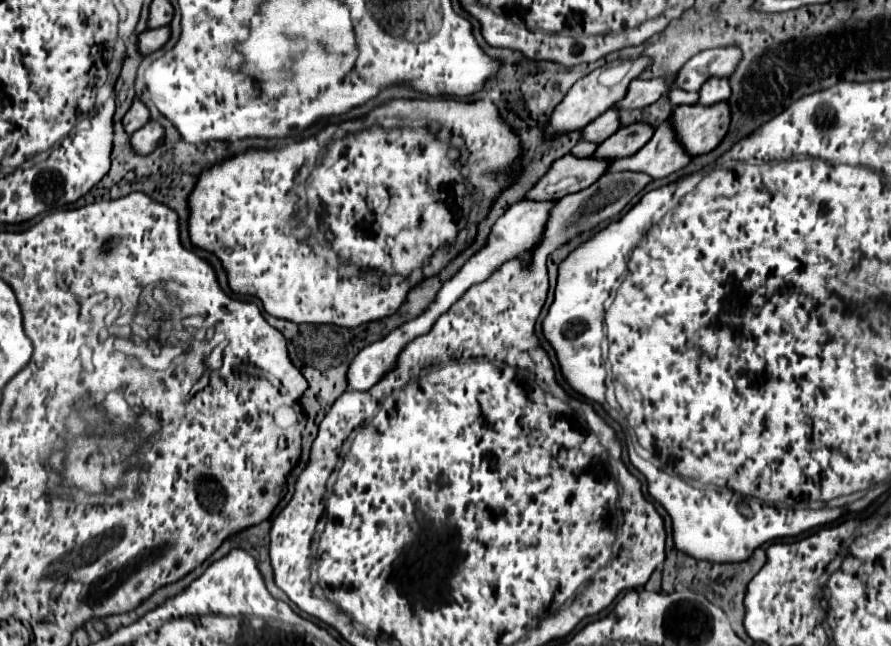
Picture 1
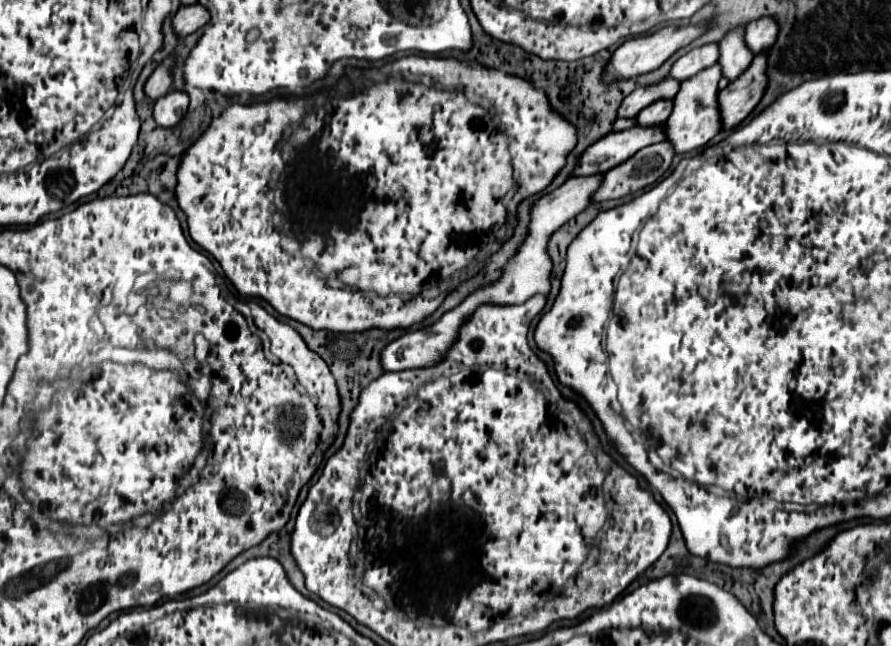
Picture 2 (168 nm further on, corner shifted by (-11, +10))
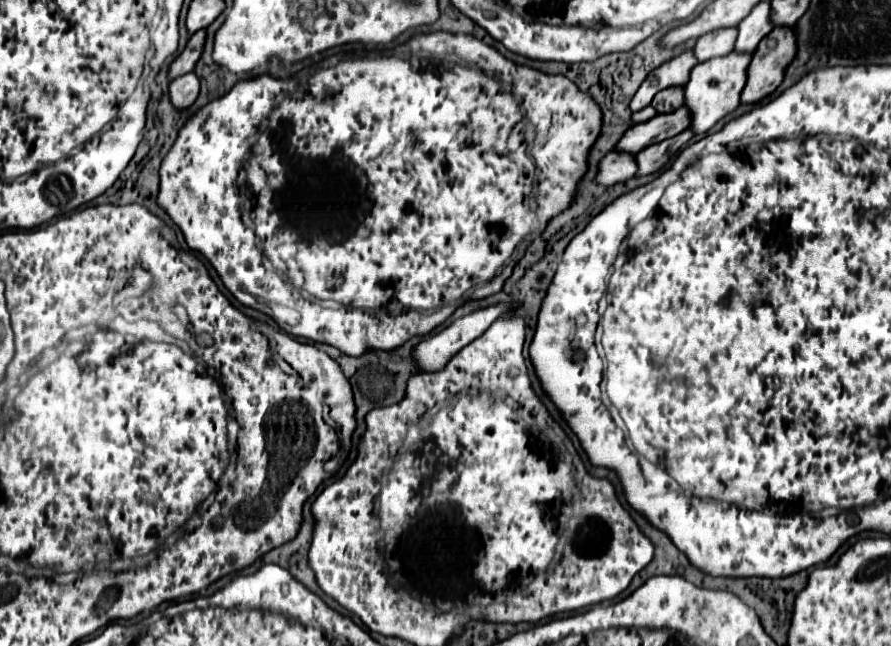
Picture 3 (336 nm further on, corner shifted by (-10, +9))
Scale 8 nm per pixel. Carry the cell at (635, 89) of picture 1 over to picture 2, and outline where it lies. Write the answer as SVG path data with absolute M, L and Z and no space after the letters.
M710 42L710 44L704 44L700 48L692 48L688 54L684 54L682 58L678 58L674 62L670 74L682 82L688 76L694 76L696 72L716 64L718 56L720 56L720 44L718 42Z

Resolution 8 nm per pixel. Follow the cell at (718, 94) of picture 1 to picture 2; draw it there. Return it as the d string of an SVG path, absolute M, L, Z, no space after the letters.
M736 26L732 28L720 42L720 64L722 64L722 72L726 80L736 80L736 76L740 76L748 64L752 62L752 50L748 48L746 40L744 40L744 32L746 26Z

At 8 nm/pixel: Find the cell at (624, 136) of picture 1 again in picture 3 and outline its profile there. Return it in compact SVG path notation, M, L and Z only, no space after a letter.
M669 87L659 91L653 97L651 107L655 107L657 113L671 113L683 105L683 87Z

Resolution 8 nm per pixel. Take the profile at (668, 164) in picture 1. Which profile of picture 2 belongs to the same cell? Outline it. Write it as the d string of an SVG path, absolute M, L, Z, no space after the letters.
M714 64L696 76L684 80L680 86L680 92L674 98L674 110L666 122L668 128L668 140L672 142L676 154L686 154L692 150L698 150L706 146L720 130L722 130L722 118L718 108L718 82L722 78L720 64Z

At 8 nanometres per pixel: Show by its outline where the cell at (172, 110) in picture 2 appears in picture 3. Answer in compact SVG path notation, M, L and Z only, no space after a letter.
M187 73L175 81L171 81L169 85L169 97L171 97L171 105L175 105L179 111L189 109L193 105L193 101L199 95L199 79L195 73Z

